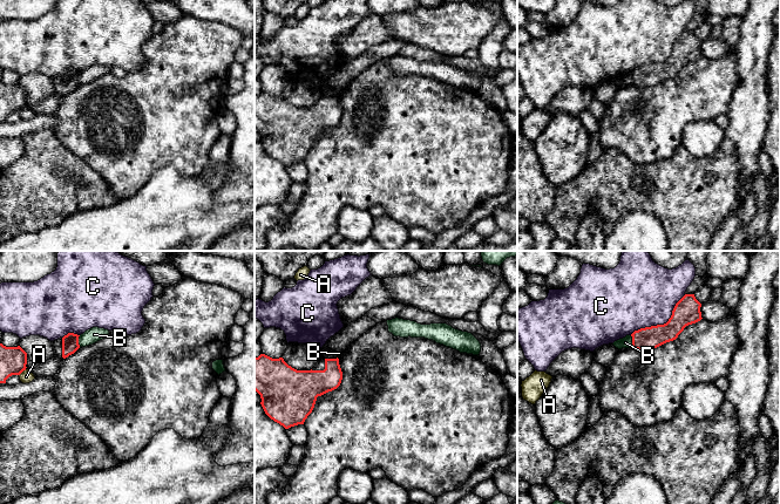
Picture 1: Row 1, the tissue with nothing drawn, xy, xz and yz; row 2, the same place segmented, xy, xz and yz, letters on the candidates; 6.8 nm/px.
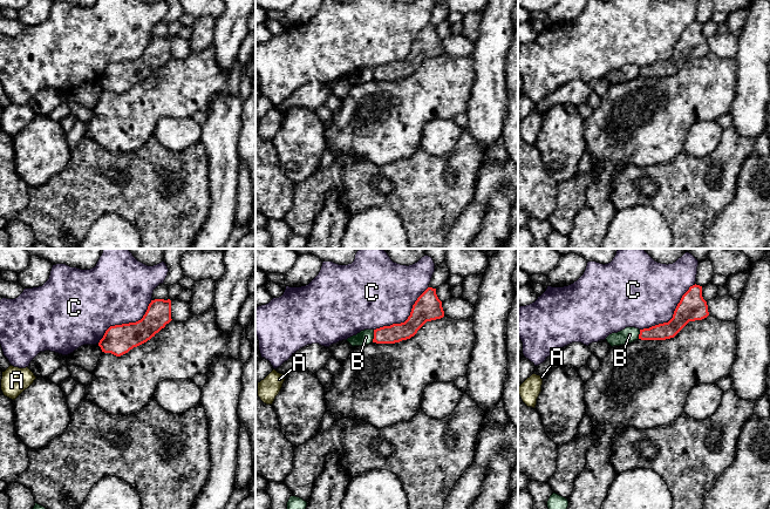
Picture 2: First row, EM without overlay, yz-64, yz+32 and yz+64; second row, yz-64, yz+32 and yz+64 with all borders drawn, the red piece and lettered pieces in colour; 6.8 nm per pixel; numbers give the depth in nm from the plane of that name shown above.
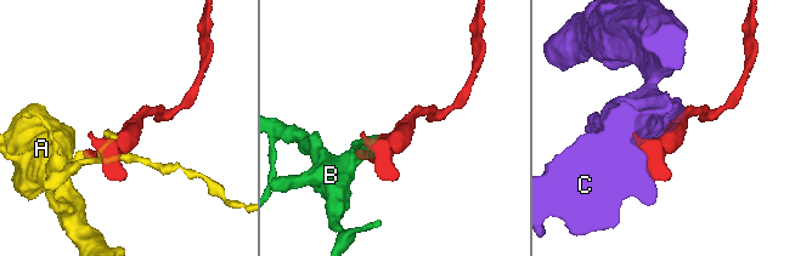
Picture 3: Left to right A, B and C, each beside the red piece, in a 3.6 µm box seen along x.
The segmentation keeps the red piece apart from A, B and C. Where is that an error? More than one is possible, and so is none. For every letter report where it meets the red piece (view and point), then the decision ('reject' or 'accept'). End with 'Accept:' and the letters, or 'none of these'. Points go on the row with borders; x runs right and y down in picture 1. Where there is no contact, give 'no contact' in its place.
A: xy (22, 370) | reject
B: xy (78, 341) | reject
C: yz (662, 325) | reject
Accept: none of these

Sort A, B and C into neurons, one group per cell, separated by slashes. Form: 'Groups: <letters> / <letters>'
Groups: A / B / C

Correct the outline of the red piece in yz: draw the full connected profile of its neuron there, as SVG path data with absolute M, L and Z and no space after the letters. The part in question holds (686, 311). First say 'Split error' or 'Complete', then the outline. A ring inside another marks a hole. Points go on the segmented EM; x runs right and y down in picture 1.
Complete. M685 294L676 304L666 323L635 331L631 334L631 347L638 350L646 350L676 340L686 326L703 319L700 307L701 304L696 299L694 294Z

